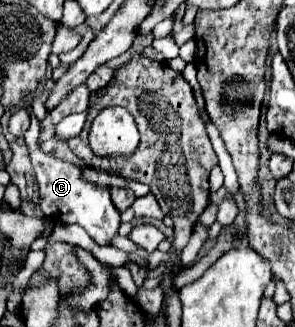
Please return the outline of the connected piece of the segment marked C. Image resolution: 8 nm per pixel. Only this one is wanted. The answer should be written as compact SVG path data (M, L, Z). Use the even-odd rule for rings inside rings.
M26 104L26 110L30 114L30 128L26 130L26 144L30 150L36 182L38 182L38 194L40 194L40 210L48 220L54 222L66 222L66 224L78 224L82 226L100 246L108 244L110 238L118 234L120 226L120 212L114 208L110 200L110 190L108 188L98 188L82 178L82 168L68 164L64 160L58 160L54 156L48 156L40 150L38 146L38 130L40 130L40 120L34 116L30 104Z

